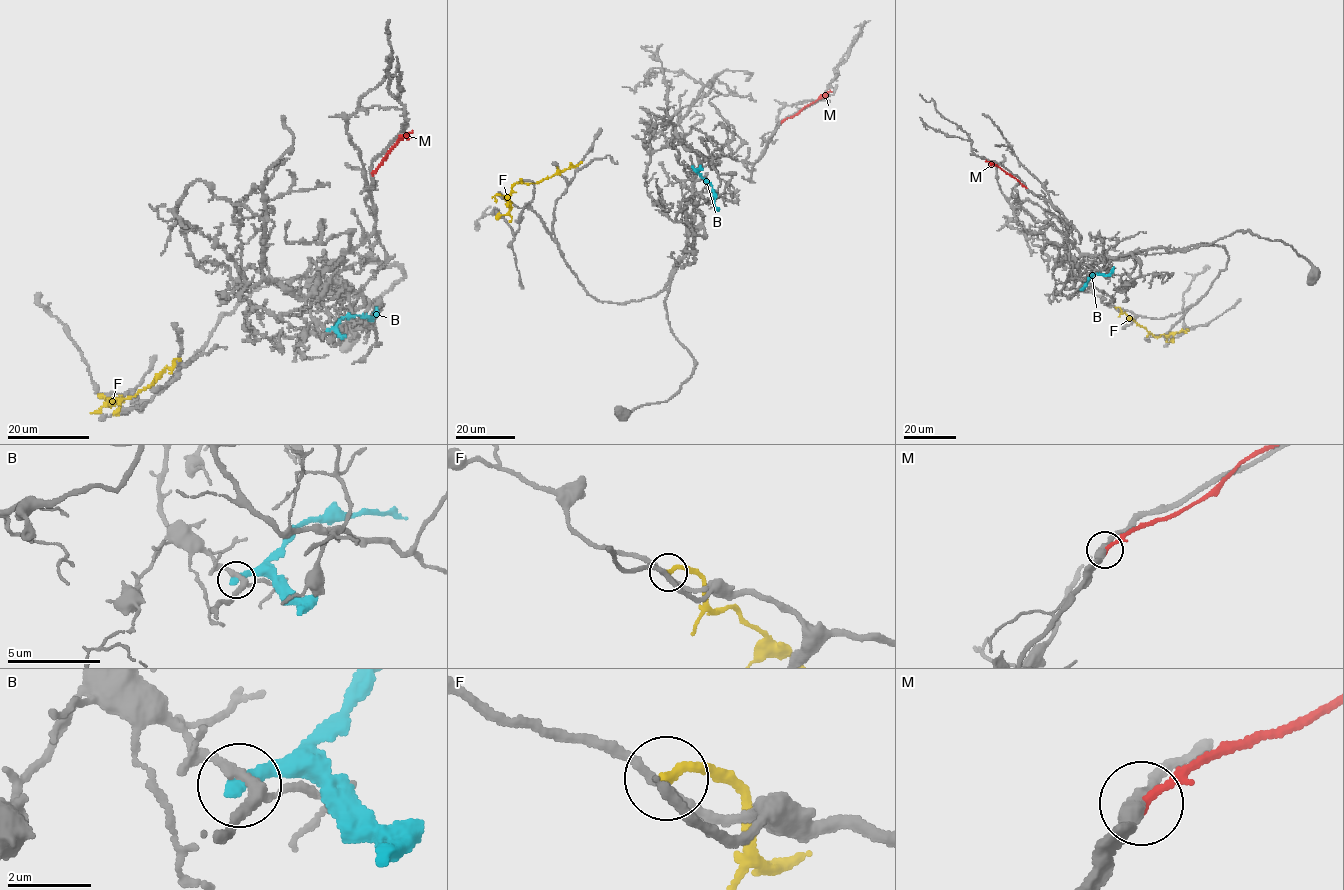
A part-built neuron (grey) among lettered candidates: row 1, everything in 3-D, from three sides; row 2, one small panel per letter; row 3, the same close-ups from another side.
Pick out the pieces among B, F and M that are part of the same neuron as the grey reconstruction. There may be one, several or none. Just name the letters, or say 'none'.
none

